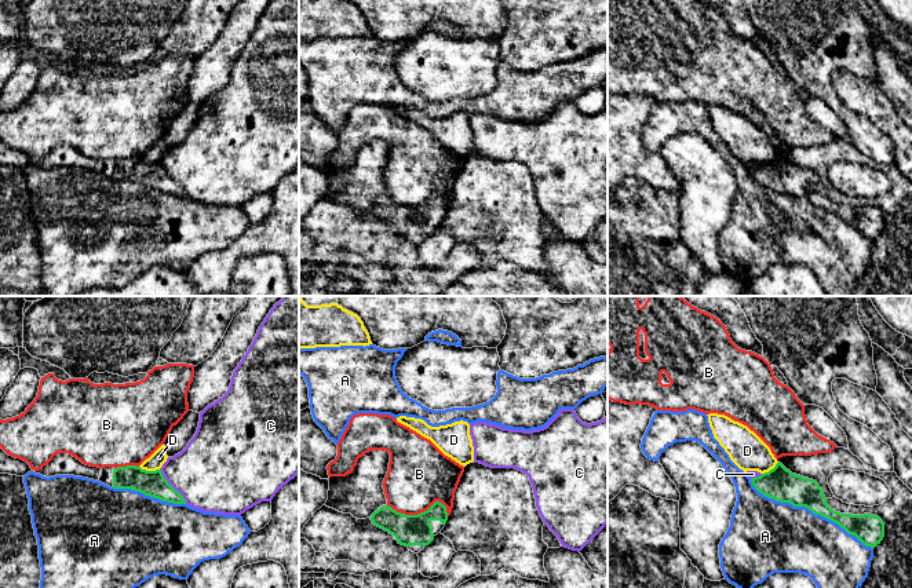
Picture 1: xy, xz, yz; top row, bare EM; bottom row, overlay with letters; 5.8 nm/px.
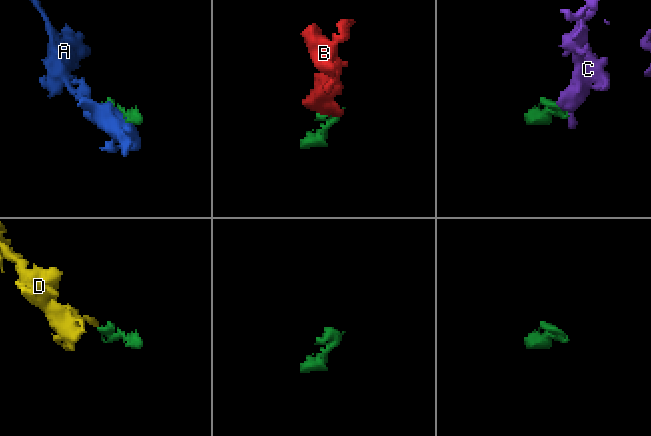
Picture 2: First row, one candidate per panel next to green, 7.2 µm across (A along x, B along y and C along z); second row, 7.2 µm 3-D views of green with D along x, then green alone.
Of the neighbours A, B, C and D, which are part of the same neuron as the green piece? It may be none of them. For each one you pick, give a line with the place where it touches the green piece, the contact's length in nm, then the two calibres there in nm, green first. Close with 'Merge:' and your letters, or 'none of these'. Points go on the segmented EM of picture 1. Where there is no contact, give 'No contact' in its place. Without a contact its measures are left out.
Merge: none of these

